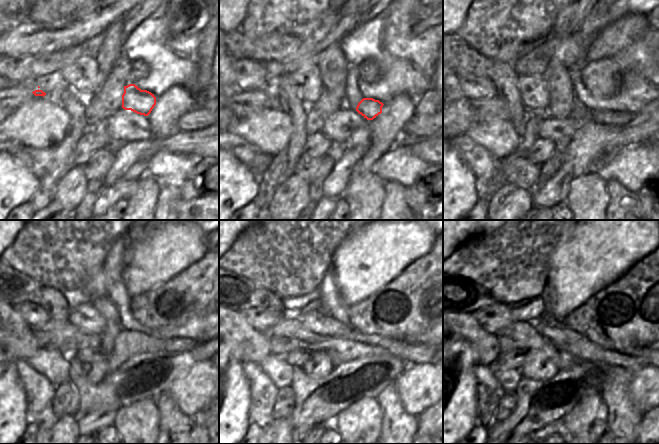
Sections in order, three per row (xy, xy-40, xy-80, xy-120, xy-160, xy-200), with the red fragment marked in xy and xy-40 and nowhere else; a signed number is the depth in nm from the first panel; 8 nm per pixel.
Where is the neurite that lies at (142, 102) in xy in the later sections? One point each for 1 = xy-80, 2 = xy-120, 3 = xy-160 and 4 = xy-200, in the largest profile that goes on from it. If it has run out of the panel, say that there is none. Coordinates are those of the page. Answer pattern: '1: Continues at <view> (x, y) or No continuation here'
1: Continues at xy-80 (598, 116)
2: Continues at xy-120 (172, 345)
3: Continues at xy-160 (415, 353)
4: Continues at xy-200 (646, 355)

